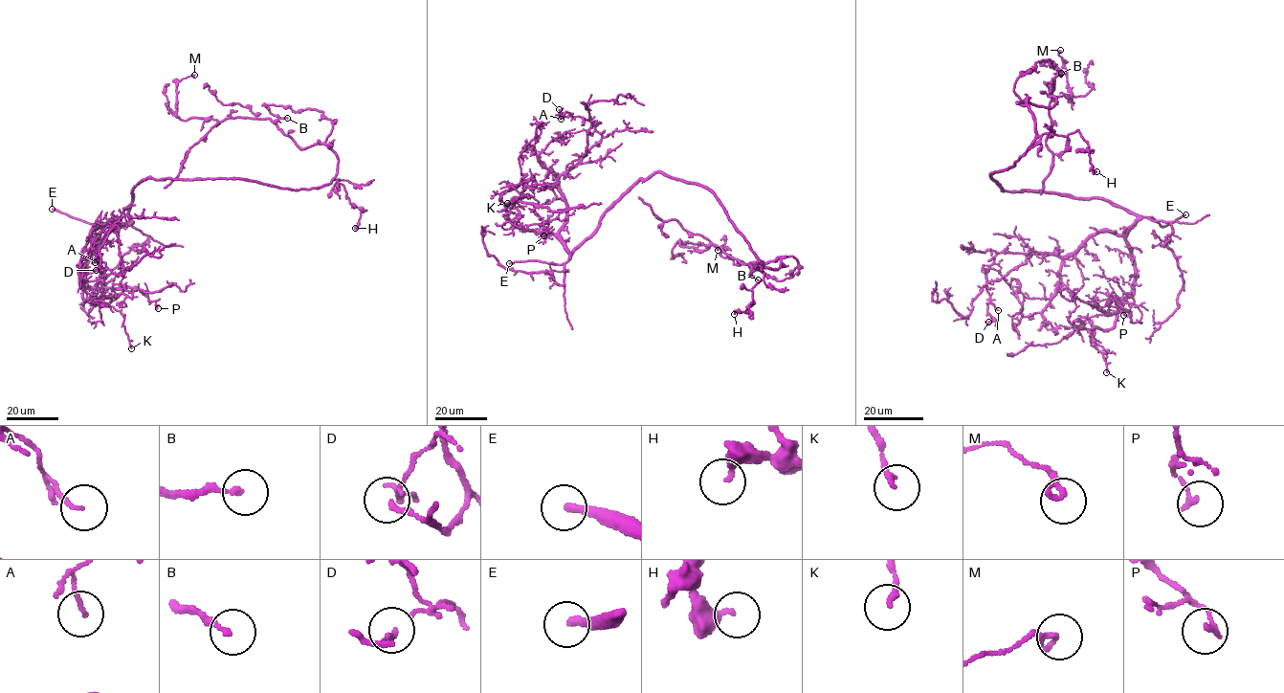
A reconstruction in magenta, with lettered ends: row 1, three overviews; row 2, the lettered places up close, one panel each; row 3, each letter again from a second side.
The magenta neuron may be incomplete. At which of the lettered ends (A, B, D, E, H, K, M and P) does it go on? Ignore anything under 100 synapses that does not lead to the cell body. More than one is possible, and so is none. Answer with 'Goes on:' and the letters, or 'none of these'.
Goes on: none of these

